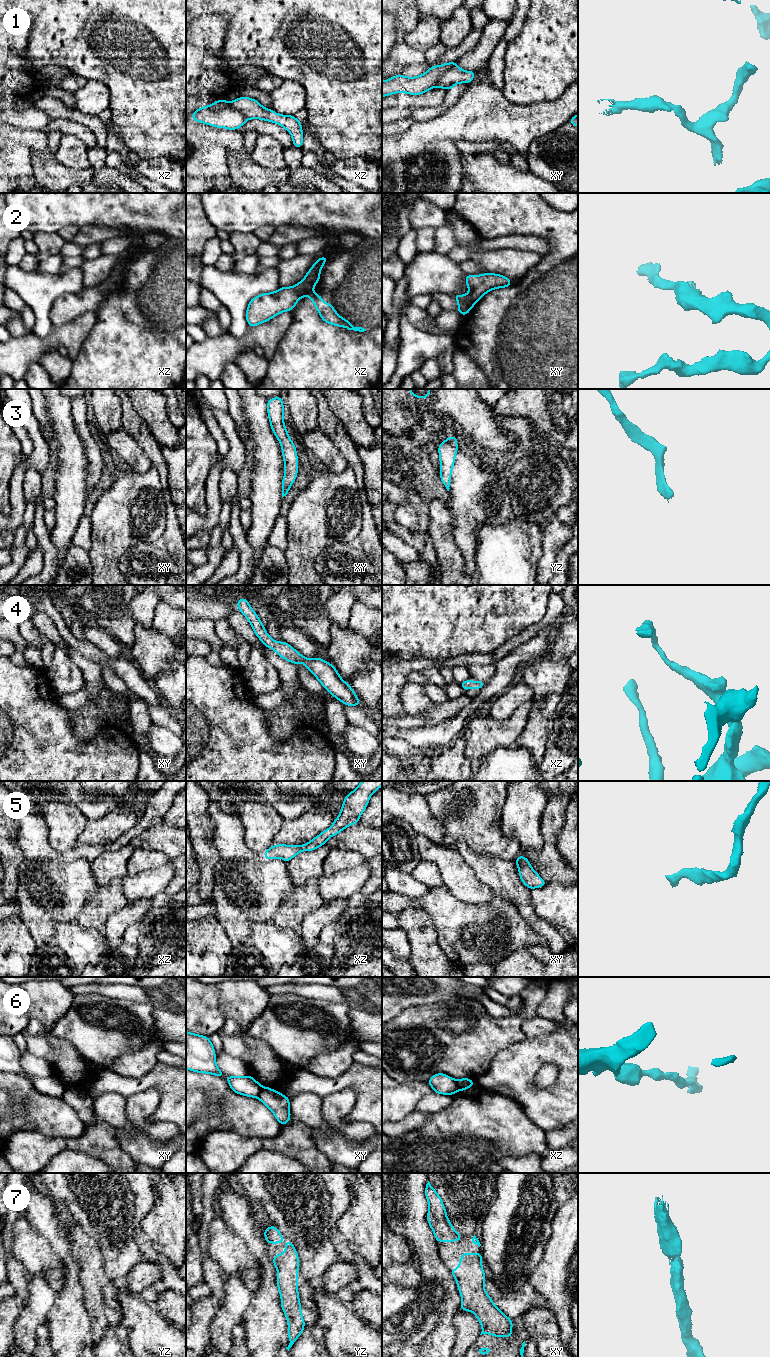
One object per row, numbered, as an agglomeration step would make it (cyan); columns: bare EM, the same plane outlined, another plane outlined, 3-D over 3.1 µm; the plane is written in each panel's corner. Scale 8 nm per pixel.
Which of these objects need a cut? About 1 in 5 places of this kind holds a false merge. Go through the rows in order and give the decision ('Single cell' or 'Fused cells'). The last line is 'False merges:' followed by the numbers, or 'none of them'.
1: Single cell
2: Fused cells
3: Single cell
4: Single cell
5: Single cell
6: Fused cells
7: Single cell
False merges: 2, 6

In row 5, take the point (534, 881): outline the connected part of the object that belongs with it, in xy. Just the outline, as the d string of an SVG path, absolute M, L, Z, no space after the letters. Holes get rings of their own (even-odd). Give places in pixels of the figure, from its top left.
M520 855L515 859L515 862L519 870L521 881L530 890L538 887L543 887L547 884L547 882L543 880L530 866L530 862L526 857Z

